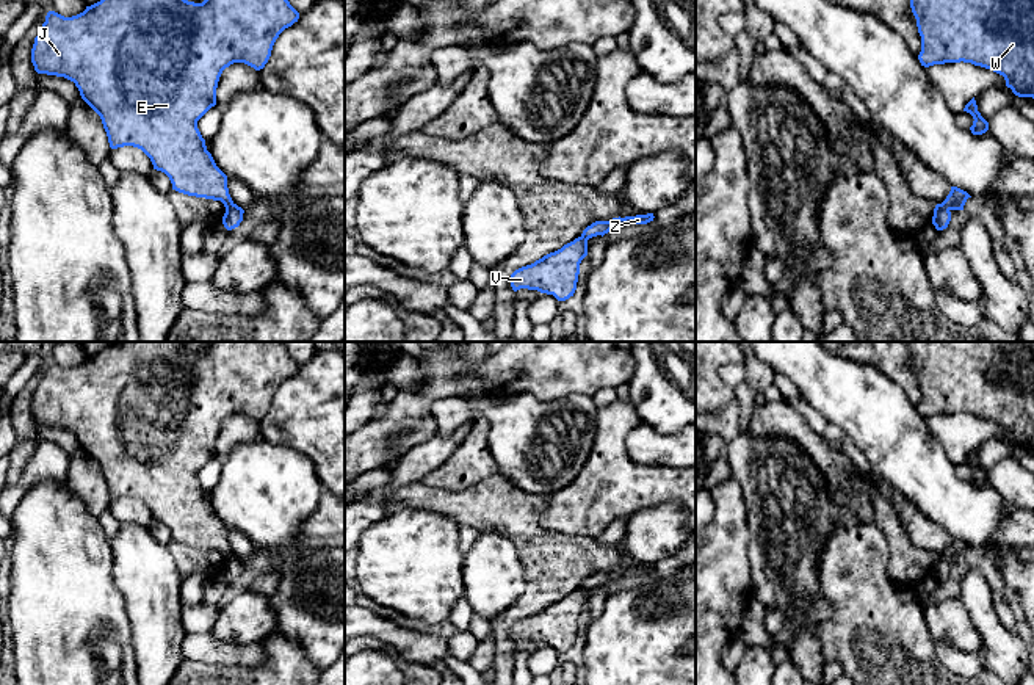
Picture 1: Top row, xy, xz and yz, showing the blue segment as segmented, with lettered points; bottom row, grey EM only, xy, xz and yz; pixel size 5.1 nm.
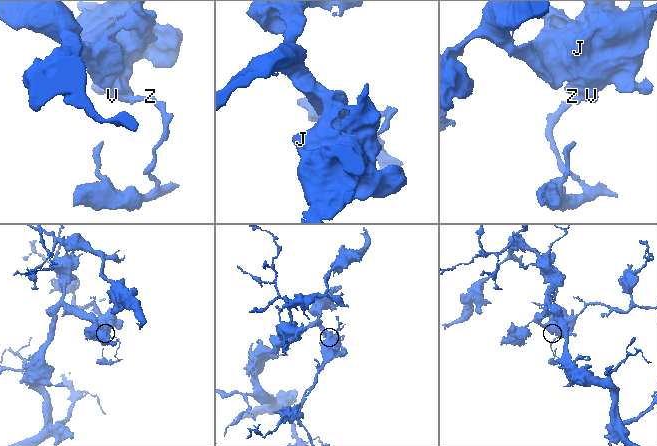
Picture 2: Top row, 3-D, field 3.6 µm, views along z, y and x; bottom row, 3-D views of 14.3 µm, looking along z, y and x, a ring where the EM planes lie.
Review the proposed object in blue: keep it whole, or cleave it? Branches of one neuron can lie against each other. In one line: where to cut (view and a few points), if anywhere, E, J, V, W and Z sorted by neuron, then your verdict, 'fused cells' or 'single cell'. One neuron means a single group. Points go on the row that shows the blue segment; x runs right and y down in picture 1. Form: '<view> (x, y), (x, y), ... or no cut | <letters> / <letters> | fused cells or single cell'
xy (234, 204), (226, 210) | E J V W / Z | fused cells

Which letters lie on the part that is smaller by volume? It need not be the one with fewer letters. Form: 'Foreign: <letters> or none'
Foreign: Z

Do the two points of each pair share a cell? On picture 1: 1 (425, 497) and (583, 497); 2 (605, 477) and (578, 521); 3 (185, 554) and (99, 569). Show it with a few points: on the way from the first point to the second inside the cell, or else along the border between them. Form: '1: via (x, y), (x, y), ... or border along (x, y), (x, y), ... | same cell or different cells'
1: border along (552, 496), (541, 514), (541, 524), (561, 533) | different cells
2: via (603, 488), (582, 510) | same cell
3: border along (165, 546), (180, 577) | different cells

